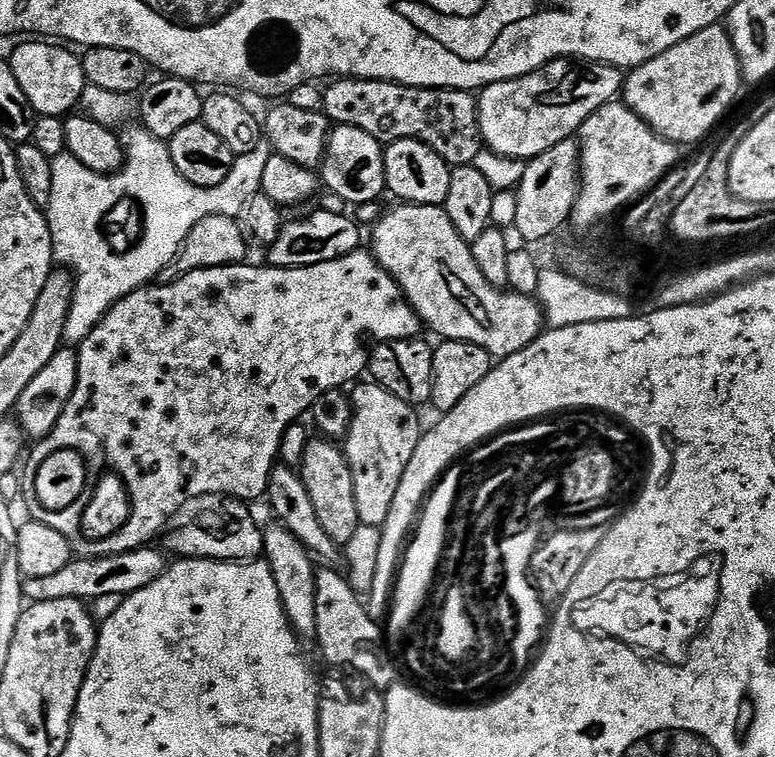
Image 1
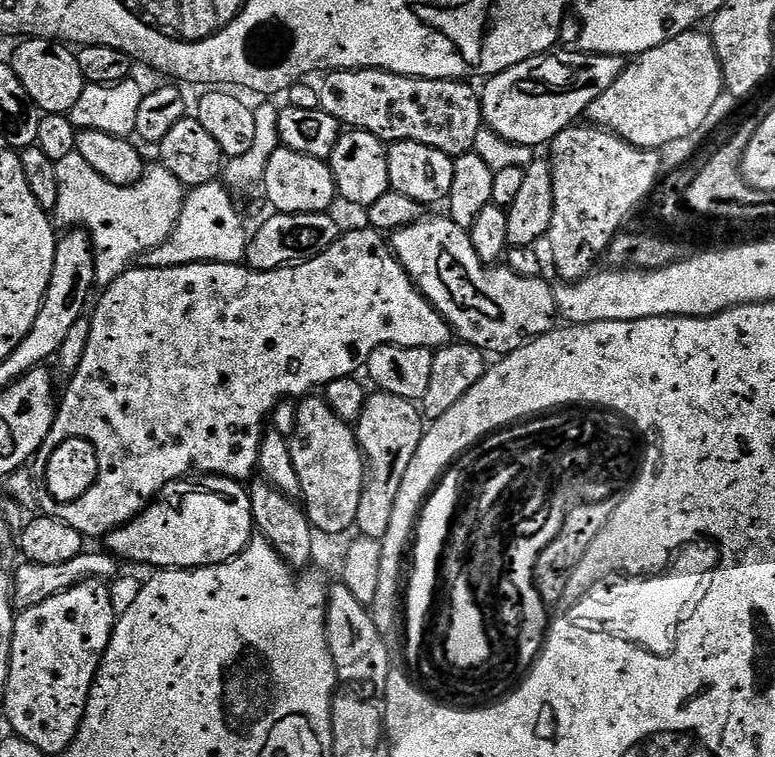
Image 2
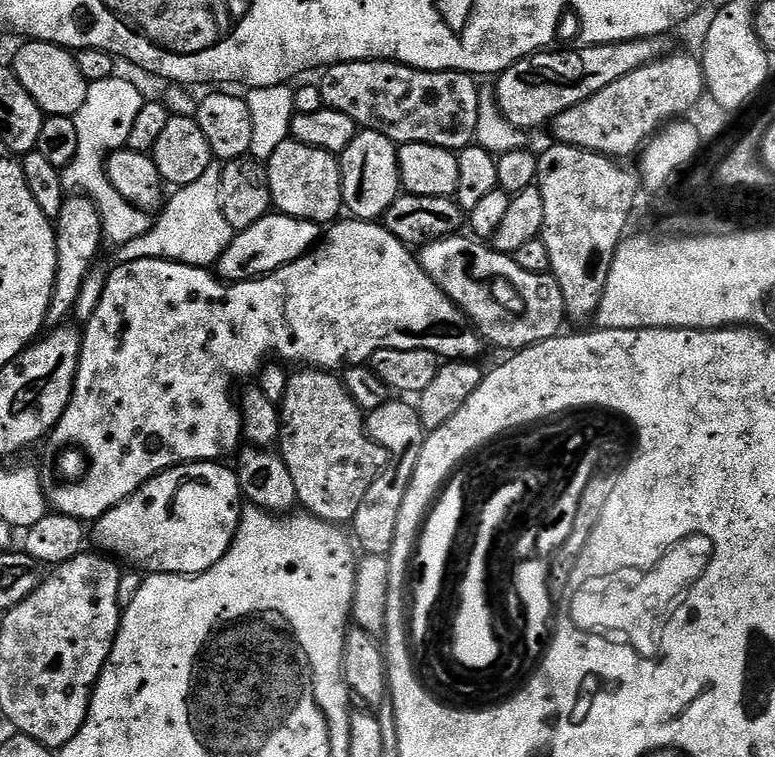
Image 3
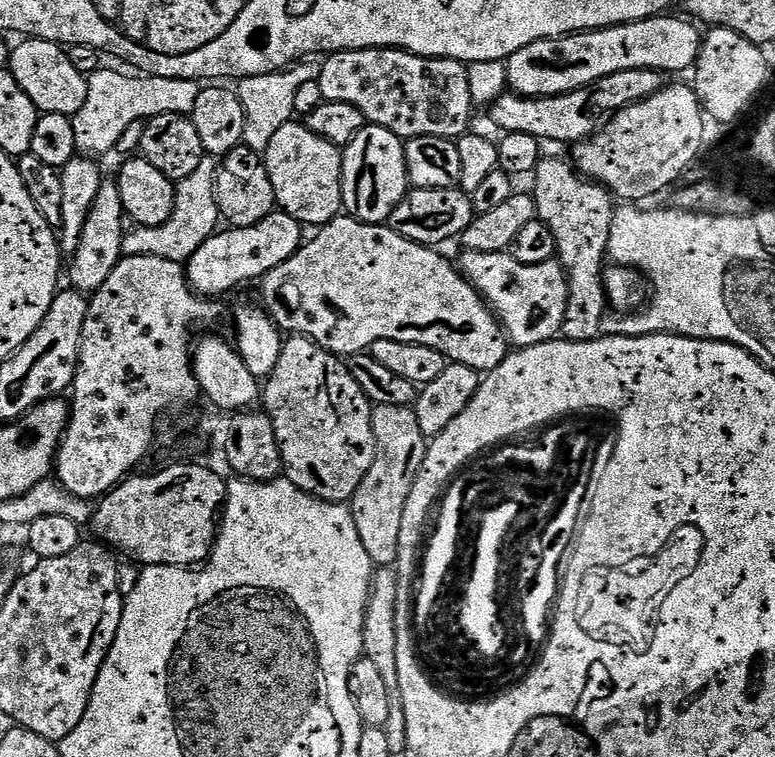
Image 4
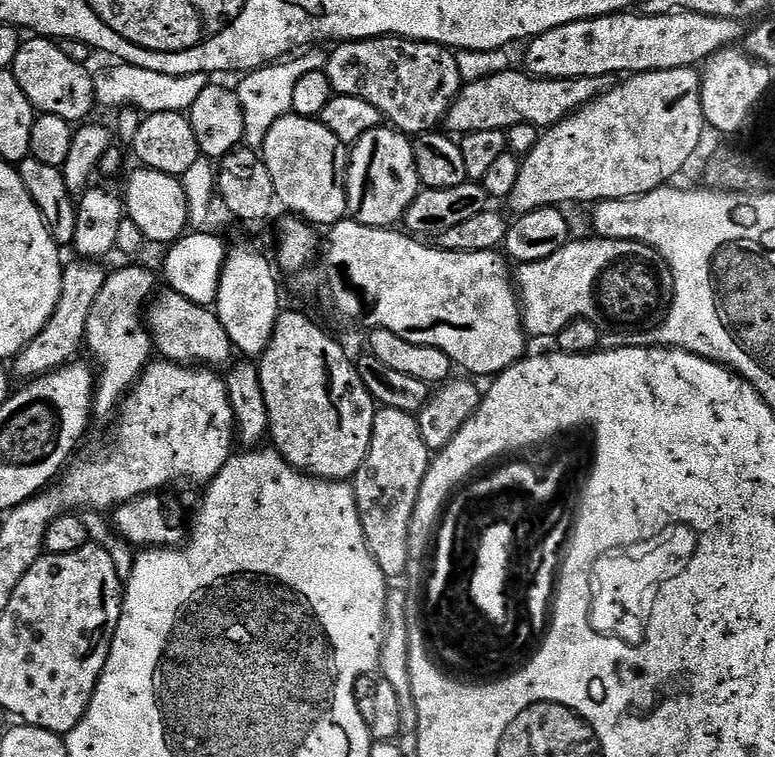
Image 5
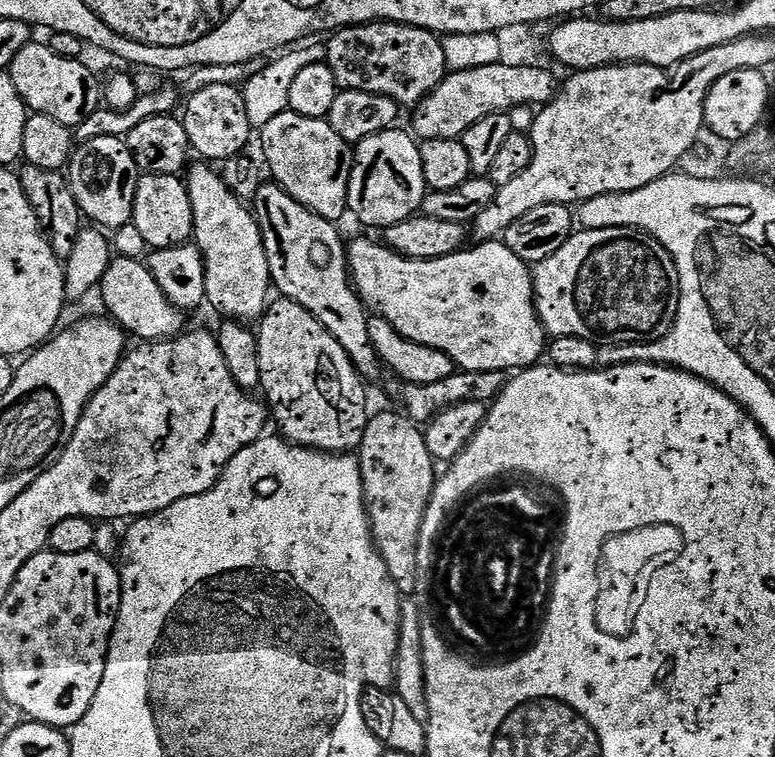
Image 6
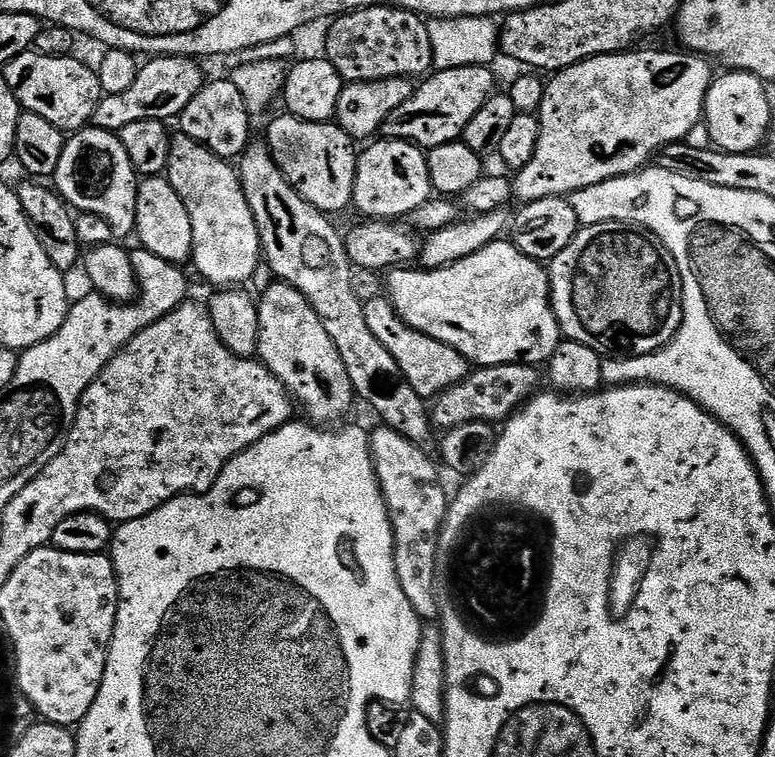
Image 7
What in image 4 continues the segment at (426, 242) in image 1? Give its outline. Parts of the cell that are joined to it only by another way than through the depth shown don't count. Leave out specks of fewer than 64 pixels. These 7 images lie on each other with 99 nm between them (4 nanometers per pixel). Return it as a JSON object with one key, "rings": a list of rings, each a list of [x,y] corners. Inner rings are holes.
{"rings":[[[464,250],[461,253],[458,259],[460,272],[479,290],[516,348],[538,346],[560,336],[568,301],[568,273],[559,259],[553,258],[541,264],[523,264],[508,252],[482,254]]]}

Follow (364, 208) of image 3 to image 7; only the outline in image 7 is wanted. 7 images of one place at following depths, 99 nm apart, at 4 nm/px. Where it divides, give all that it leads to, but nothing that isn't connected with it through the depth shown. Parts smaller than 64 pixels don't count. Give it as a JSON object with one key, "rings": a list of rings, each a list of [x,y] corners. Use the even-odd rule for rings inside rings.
{"rings":[[[383,138],[369,143],[365,148],[368,149],[365,152],[363,149],[356,161],[356,181],[352,195],[352,204],[361,212],[361,217],[392,222],[397,218],[407,218],[427,200],[433,199],[425,149],[416,147],[409,140]]]}

